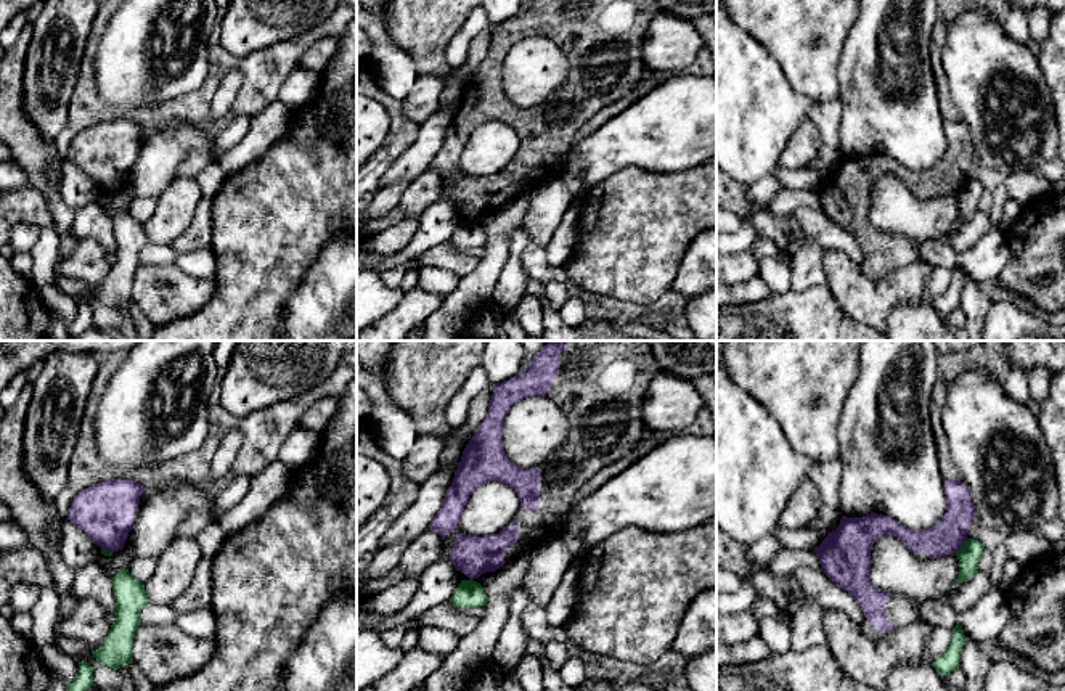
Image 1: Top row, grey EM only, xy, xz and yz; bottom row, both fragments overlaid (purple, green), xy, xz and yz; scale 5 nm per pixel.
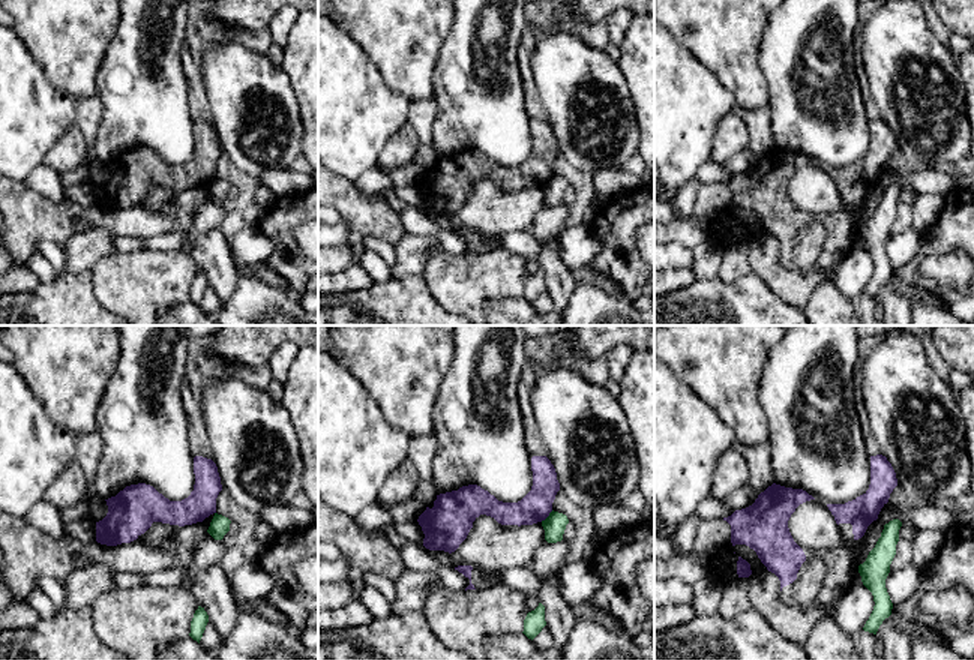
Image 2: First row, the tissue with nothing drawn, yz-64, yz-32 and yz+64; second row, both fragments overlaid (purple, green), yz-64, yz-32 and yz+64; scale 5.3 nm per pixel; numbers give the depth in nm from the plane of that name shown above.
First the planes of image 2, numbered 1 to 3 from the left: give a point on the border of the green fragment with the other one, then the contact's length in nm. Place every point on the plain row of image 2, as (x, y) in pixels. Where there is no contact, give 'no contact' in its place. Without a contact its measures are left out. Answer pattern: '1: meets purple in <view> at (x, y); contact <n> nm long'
1: no contact
2: meets purple in yz-32 at (547, 180); contact 90 nm long
3: no contact

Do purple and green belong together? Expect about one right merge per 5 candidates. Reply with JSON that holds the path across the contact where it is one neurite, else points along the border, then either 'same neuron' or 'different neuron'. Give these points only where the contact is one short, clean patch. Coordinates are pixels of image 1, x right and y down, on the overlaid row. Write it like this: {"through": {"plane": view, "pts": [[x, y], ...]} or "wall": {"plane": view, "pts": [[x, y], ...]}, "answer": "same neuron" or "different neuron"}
{"wall": {"plane": "yz", "pts": [[967, 539], [954, 551]]}, "answer": "different neuron"}

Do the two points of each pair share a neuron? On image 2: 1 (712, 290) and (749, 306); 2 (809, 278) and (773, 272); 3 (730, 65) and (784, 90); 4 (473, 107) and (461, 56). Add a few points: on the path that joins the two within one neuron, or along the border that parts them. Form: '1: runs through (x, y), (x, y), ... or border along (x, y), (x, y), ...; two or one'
1: runs through (721, 293), (736, 306), (740, 306); one
2: runs through (800, 278), (782, 278); one
3: border along (760, 47), (760, 68), (766, 80), (769, 104); two
4: runs through (467, 95), (464, 92), (462, 68); one

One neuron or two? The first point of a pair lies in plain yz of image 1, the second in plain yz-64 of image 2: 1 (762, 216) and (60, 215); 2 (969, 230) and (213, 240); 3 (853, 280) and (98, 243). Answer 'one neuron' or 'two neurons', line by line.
1: one neuron
2: two neurons
3: two neurons

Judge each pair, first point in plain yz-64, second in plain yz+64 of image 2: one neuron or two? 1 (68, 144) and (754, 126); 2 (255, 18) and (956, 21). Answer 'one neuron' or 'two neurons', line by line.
1: two neurons
2: one neuron

